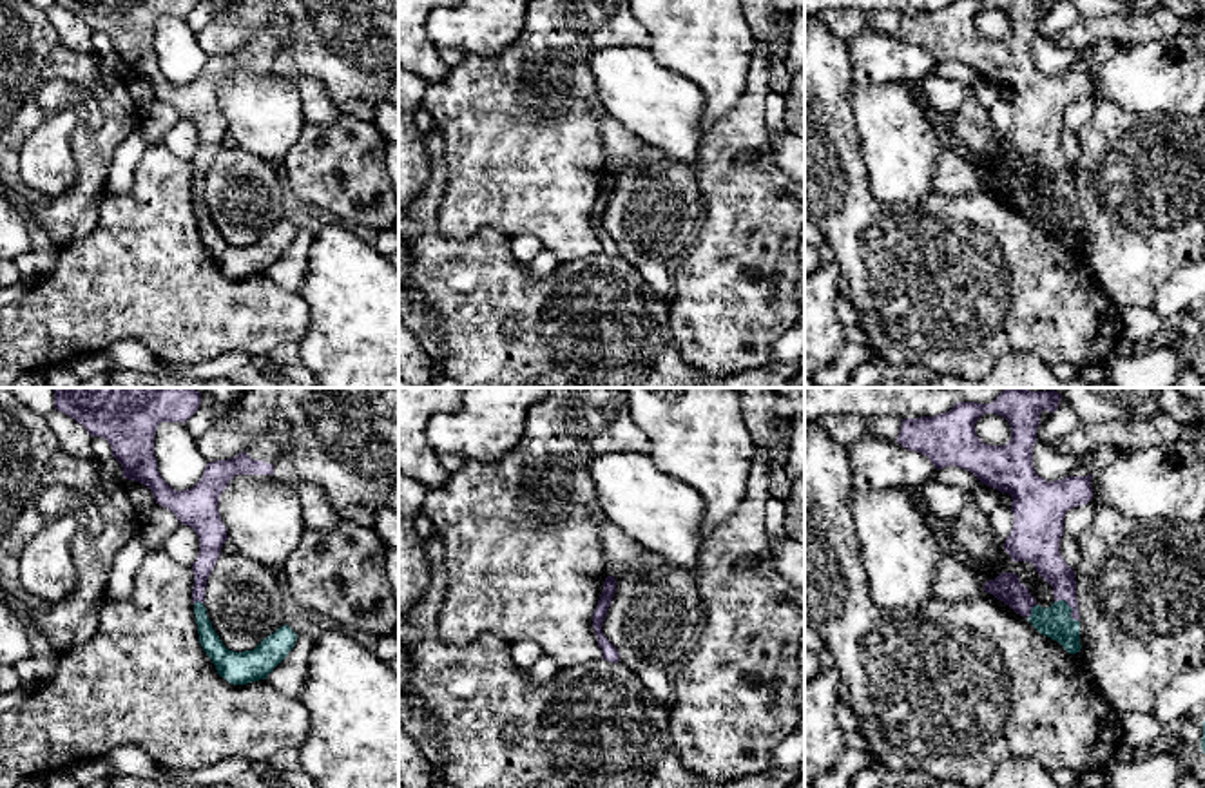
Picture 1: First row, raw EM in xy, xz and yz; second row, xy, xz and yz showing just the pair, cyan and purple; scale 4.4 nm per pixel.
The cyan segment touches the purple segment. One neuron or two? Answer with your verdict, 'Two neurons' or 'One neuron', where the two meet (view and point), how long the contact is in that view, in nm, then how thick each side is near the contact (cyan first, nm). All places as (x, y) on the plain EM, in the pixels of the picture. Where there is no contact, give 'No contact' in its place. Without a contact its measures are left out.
One neuron. Touches cyan at yz (1070, 201). Shared border 140 nm. Thickness 150 nm (cyan) against 130 nm

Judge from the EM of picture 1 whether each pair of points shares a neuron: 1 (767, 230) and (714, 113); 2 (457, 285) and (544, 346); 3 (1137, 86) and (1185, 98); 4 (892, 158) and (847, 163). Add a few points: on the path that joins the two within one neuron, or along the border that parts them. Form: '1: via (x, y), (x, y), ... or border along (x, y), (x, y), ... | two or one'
1: border along (745, 87), (740, 100), (702, 138) | two
2: via (481, 285), (497, 288), (531, 323) | one
3: via (1149, 86), (1173, 86) | one
4: border along (854, 120), (868, 189), (879, 201) | two

